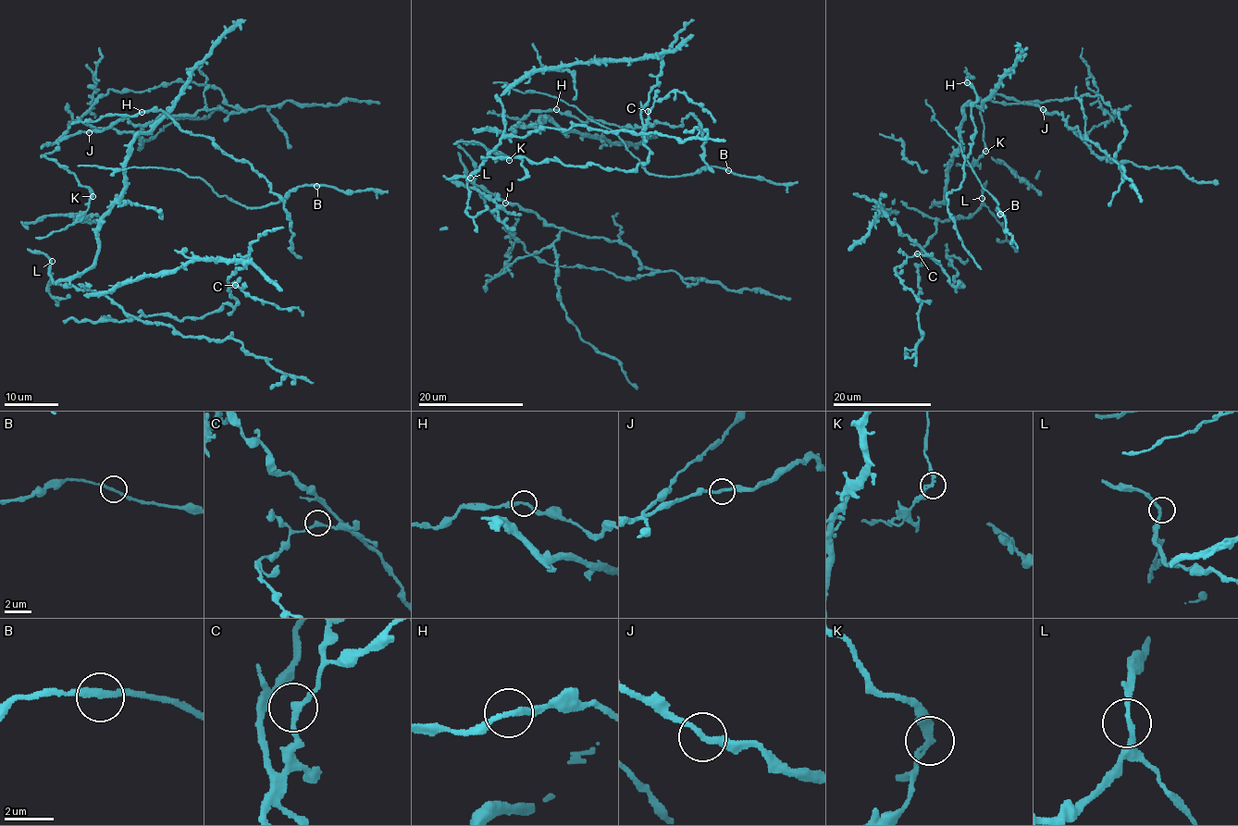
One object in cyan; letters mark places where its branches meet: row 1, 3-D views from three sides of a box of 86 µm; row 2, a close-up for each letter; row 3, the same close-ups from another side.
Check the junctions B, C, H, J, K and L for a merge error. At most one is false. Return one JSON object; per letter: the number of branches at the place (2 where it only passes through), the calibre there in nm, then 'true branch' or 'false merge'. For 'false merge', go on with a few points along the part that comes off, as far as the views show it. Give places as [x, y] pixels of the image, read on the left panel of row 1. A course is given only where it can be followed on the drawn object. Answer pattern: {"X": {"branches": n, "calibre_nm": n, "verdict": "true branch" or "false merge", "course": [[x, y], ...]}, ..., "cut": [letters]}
{"B": {"branches": 2, "calibre_nm": 220, "verdict": "true branch"}, "C": {"branches": 2, "calibre_nm": 220, "verdict": "true branch"}, "H": {"branches": 2, "calibre_nm": 200, "verdict": "true branch"}, "J": {"branches": 2, "calibre_nm": 240, "verdict": "true branch"}, "K": {"branches": 2, "calibre_nm": 220, "verdict": "false merge", "course": [[92, 196], [85, 211], [70, 224], [45, 237], [36, 238]]}, "L": {"branches": 2, "calibre_nm": 200, "verdict": "true branch"}, "cut": ["K"]}

